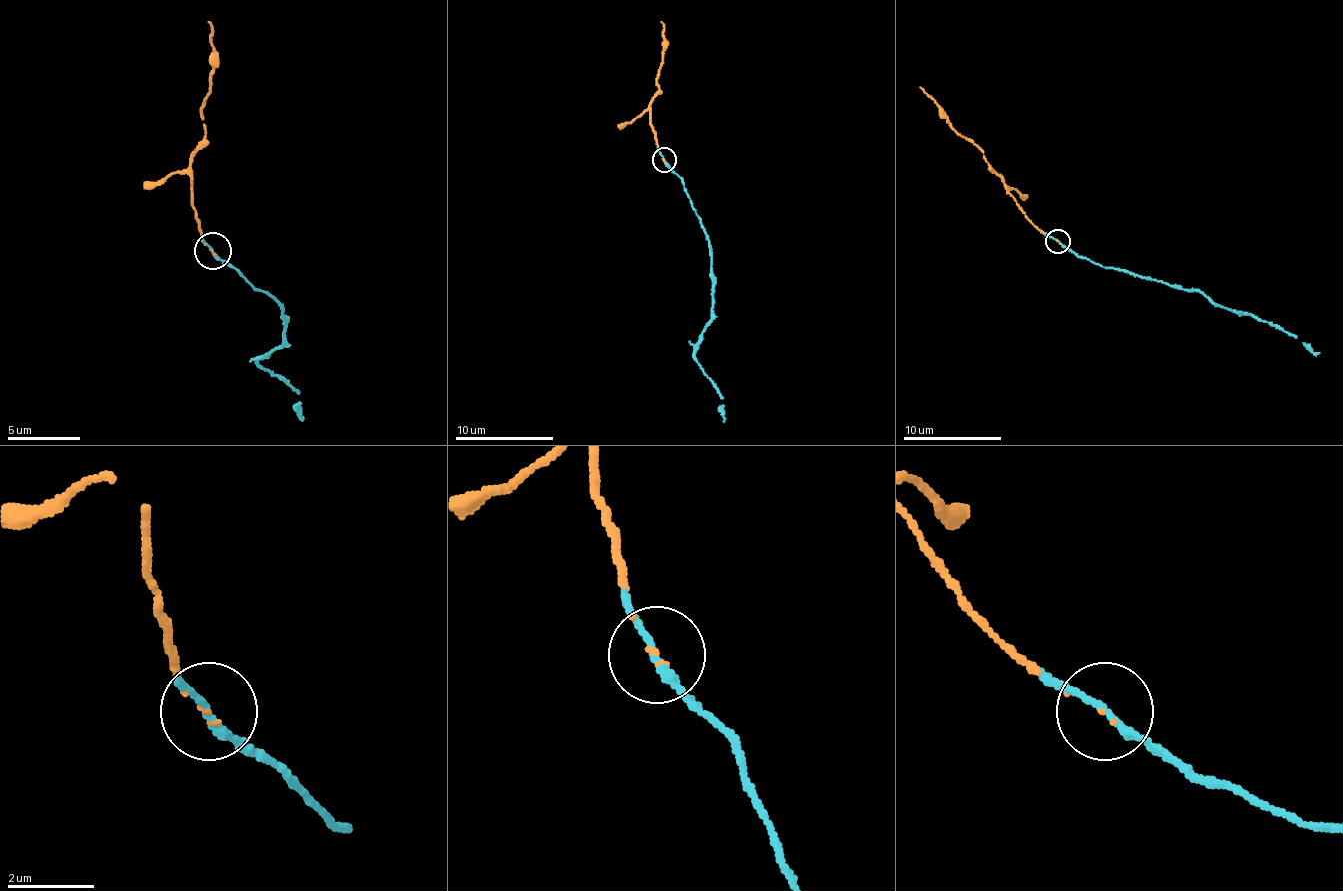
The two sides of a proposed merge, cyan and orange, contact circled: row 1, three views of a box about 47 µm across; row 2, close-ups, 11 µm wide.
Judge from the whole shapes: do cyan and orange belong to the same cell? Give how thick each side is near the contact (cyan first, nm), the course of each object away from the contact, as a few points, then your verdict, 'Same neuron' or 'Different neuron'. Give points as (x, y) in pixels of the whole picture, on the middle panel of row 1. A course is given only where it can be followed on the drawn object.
Thickness 180 nm (cyan) against 70 nm. Course of cyan: (664, 160), (690, 199), (710, 248), (712, 317), (703, 334), (695, 359), (722, 398), (725, 422). Course of orange: (664, 160), (649, 109), (649, 102), (659, 92), (664, 50), (661, 21). Same neuron

